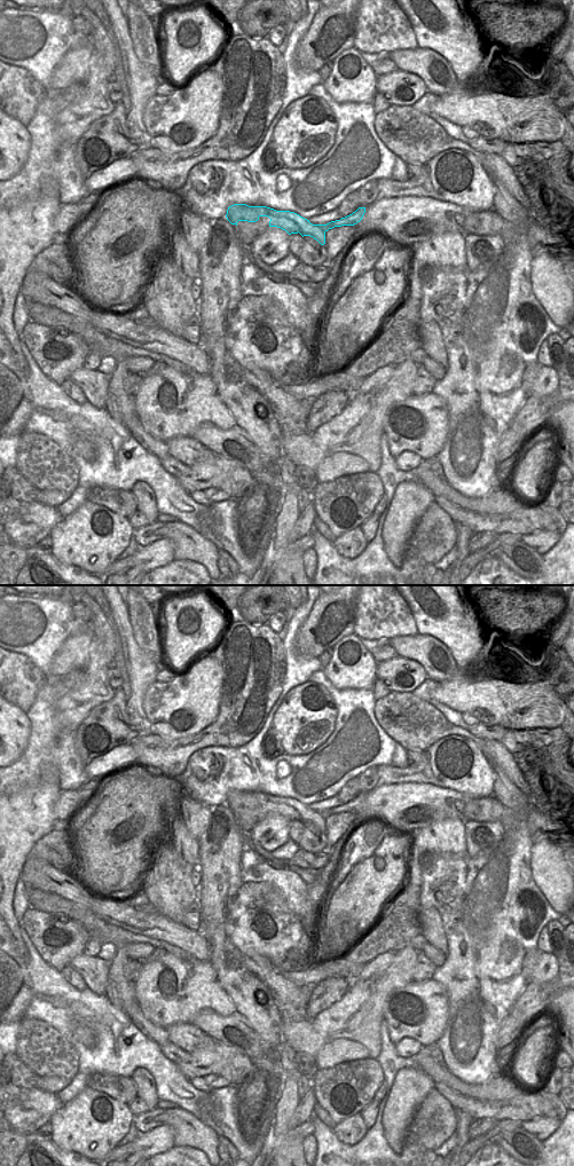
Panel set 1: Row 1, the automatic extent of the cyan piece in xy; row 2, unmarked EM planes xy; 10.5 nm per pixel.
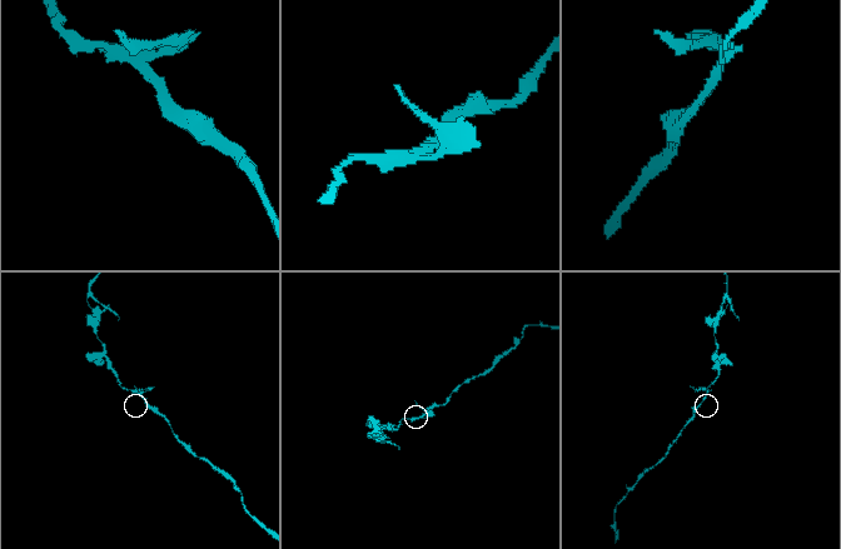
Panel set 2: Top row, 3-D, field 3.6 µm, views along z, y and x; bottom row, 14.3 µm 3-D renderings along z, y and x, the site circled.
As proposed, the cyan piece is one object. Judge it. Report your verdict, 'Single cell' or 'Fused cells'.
Fused cells.

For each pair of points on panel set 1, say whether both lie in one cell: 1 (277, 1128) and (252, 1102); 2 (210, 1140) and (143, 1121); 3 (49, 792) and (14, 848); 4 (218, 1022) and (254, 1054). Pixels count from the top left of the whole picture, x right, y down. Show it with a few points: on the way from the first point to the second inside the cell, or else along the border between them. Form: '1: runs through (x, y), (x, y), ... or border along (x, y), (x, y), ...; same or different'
1: border along (280, 1096), (275, 1108), (274, 1120), (262, 1145); different
2: runs through (194, 1133), (177, 1118), (159, 1118); same
3: runs through (37, 805), (14, 830), (14, 834); same
4: runs through (229, 1025), (235, 1025), (249, 1042); same

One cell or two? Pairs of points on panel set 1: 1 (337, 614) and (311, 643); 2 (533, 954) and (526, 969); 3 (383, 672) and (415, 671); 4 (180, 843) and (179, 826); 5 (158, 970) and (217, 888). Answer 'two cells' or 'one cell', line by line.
1: one cell
2: one cell
3: one cell
4: one cell
5: two cells

